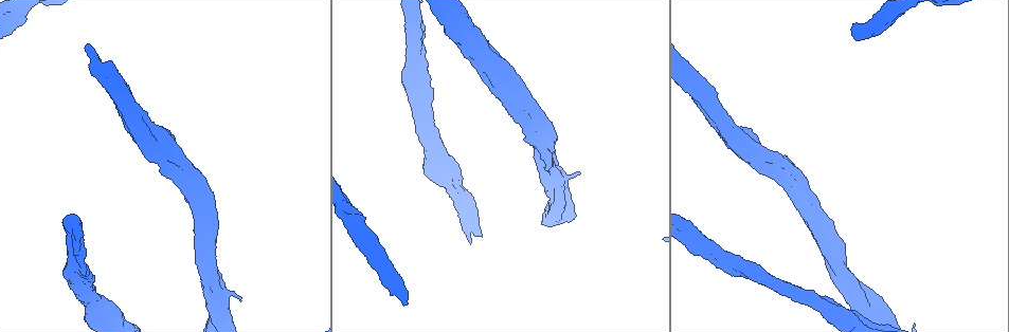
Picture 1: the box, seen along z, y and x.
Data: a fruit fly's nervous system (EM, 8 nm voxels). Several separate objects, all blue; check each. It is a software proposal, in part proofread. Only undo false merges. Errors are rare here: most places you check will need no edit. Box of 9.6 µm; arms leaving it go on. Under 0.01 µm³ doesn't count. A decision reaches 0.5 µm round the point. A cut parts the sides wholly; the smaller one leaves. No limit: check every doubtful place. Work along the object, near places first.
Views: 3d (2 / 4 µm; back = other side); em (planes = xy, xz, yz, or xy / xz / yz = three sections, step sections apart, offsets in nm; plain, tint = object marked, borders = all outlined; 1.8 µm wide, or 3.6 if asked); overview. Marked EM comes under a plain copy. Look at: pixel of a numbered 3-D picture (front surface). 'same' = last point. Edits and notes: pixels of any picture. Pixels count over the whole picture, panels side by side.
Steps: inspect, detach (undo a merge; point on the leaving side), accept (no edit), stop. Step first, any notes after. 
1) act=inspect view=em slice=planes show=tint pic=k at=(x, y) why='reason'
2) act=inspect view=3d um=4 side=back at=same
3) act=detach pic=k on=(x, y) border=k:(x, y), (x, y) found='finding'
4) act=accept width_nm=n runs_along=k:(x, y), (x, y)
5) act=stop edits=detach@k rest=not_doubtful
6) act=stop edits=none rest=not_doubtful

act=inspect view=3d um=4 side=back pic=1 at=(185, 169) why='arms run side by side'

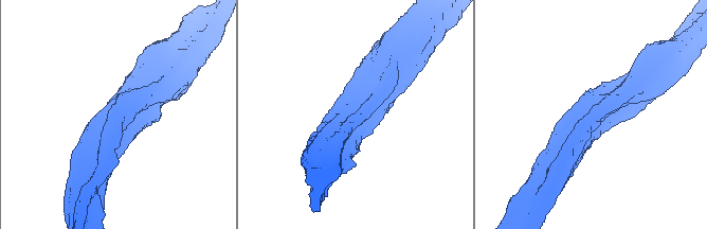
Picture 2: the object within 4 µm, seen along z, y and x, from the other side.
act=inspect view=em slice=planes show=tint pic=2 at=(360, 112)

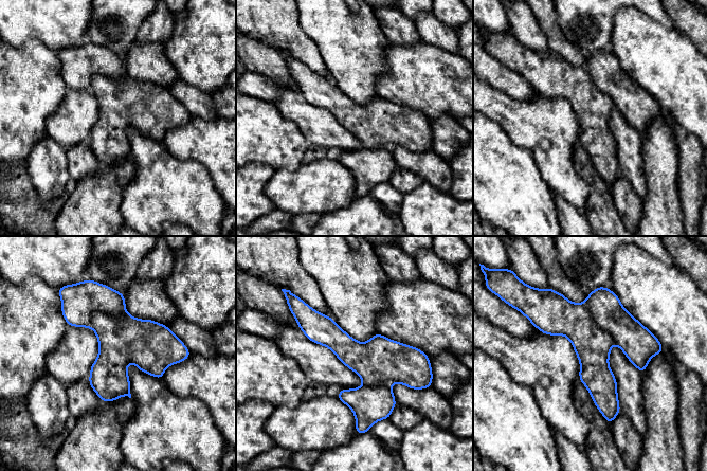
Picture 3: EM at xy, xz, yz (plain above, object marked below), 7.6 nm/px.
act=accept found='continuous, no second neuron'

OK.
act=inspect view=em um=3.6 slice=xz step=4 show=tint pic=1 at=(219, 315)

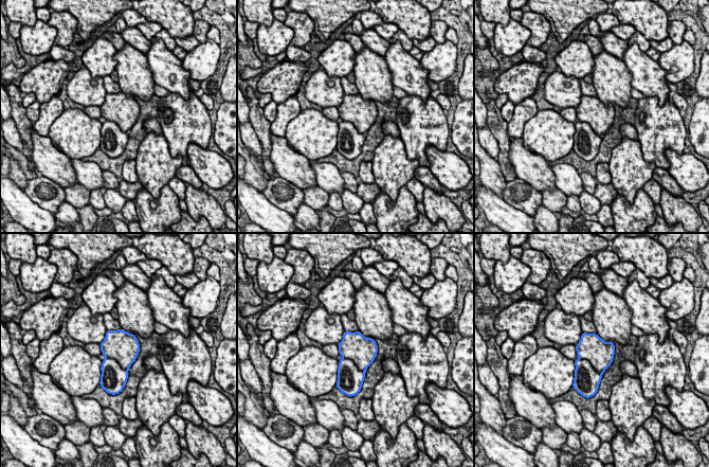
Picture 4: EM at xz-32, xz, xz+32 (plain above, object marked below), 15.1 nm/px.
act=inspect view=em um=3.6 slice=planes show=tint at=same why='another direction'

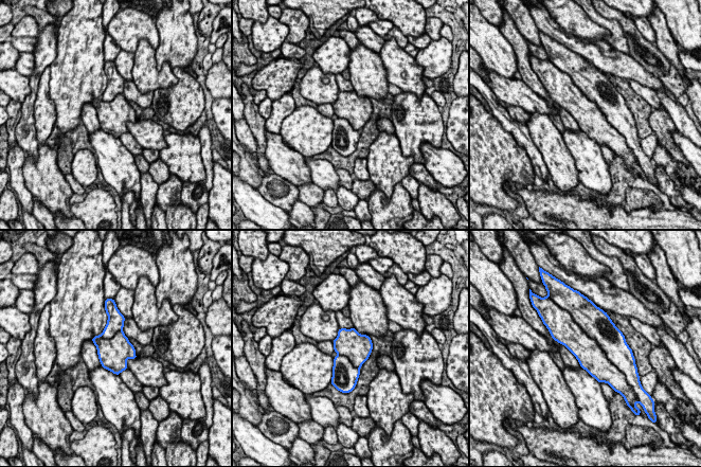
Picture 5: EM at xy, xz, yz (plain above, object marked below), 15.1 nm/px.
act=accept found='one neuron here'

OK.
act=inspect view=em slice=xy step=8 show=tint pic=1 at=(218, 292)

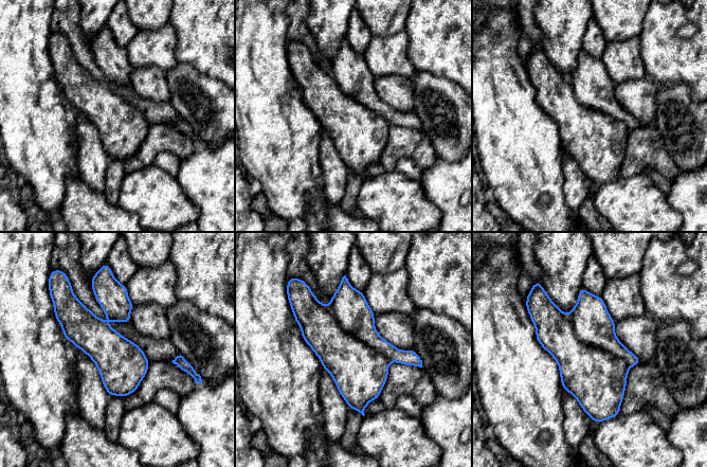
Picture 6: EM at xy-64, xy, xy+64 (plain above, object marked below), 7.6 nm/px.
act=inspect view=em slice=planes show=tint at=same why='cut it another way'

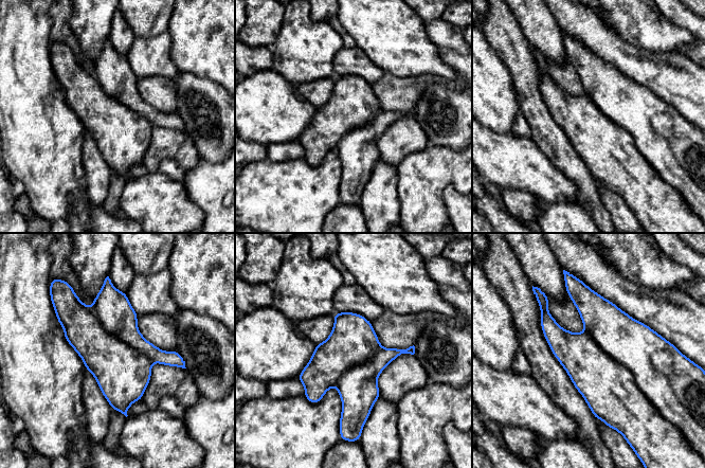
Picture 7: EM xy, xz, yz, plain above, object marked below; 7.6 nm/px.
act=accept found='continuous, no second neuron'

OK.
act=stop edits=none rest=not_doubtful

